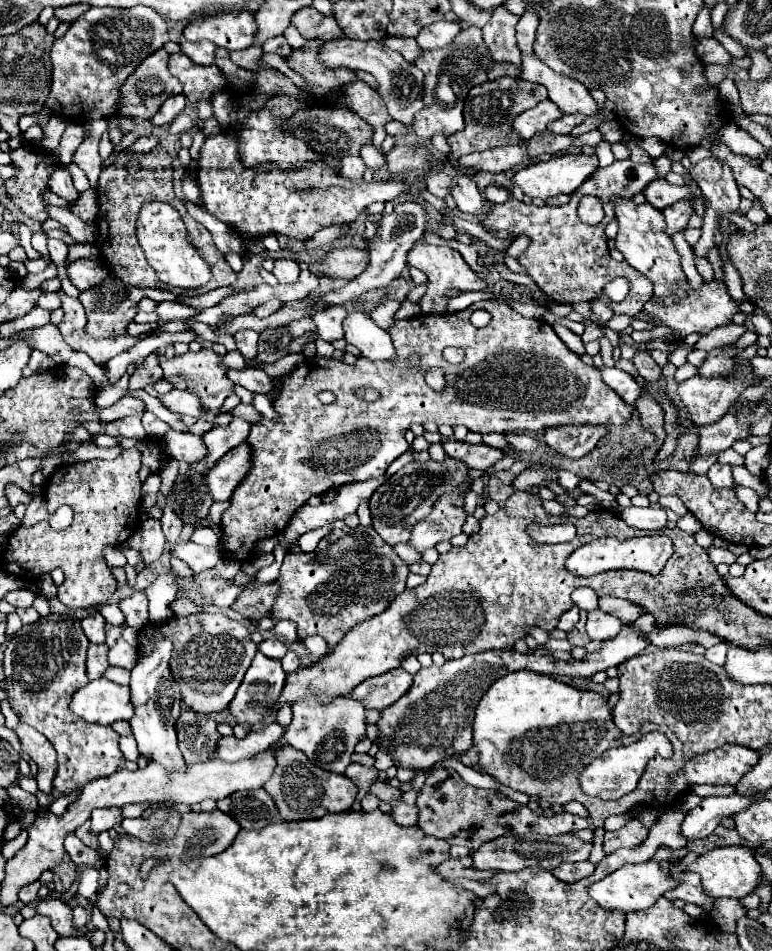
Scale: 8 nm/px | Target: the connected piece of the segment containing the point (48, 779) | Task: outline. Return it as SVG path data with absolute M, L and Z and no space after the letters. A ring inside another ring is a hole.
M19 723L19 727L15 729L19 739L21 739L21 747L23 753L27 753L35 765L37 765L37 783L39 783L39 791L51 797L53 791L53 779L55 779L55 749L53 745L47 741L47 737L43 737L39 731L35 731L29 725Z

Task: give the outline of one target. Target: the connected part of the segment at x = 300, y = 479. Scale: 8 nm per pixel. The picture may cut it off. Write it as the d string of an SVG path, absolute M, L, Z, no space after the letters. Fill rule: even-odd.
M481 301L469 305L465 311L447 313L447 315L421 315L407 321L395 321L389 327L393 345L399 355L399 365L391 367L389 363L373 363L363 357L357 359L355 365L345 365L343 361L311 357L305 359L295 371L283 377L283 385L277 393L273 409L279 413L281 421L273 423L261 419L259 425L251 427L249 443L253 445L253 467L245 481L235 489L231 497L231 507L223 511L221 517L221 553L227 559L249 561L253 559L255 545L261 539L273 537L285 529L293 513L307 503L311 495L323 495L329 489L339 485L347 485L353 481L379 479L385 469L403 455L409 445L405 441L405 431L413 423L433 421L437 425L447 423L451 427L465 425L469 431L477 433L511 433L511 431L543 431L547 427L561 425L625 425L631 419L633 407L627 405L609 385L599 377L599 369L593 365L585 365L579 355L575 355L553 331L553 327L539 319L529 319L519 315L513 307L497 303L497 301ZM483 309L491 313L491 321L485 327L475 327L469 317L473 311ZM449 345L457 345L465 351L465 361L461 365L449 365L443 359L443 349ZM419 355L421 369L407 369L407 357ZM441 367L447 375L449 387L443 393L433 391L425 379L417 381L425 375L427 369ZM355 387L373 387L381 393L381 401L365 403L355 397ZM319 391L333 391L337 401L333 405L323 405L317 399Z

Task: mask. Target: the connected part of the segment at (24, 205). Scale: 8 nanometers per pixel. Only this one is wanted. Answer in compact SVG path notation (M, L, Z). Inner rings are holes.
M21 145L19 149L11 151L11 165L17 169L15 177L7 179L5 181L5 189L7 189L7 195L9 199L19 207L21 213L25 213L27 217L35 219L37 223L43 223L49 219L49 213L47 213L47 203L43 201L43 193L49 191L49 177L51 173L57 169L57 167L63 167L63 163L57 161L57 157L49 151L45 151L43 147L37 147L37 145Z

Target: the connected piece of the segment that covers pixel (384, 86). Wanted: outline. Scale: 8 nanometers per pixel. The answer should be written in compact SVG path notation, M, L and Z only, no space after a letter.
M335 39L327 41L319 51L319 61L325 67L347 67L347 69L361 69L371 73L377 79L377 93L383 97L389 115L405 125L411 125L415 113L423 109L423 71L395 53L387 49L381 41L349 41L349 39Z

